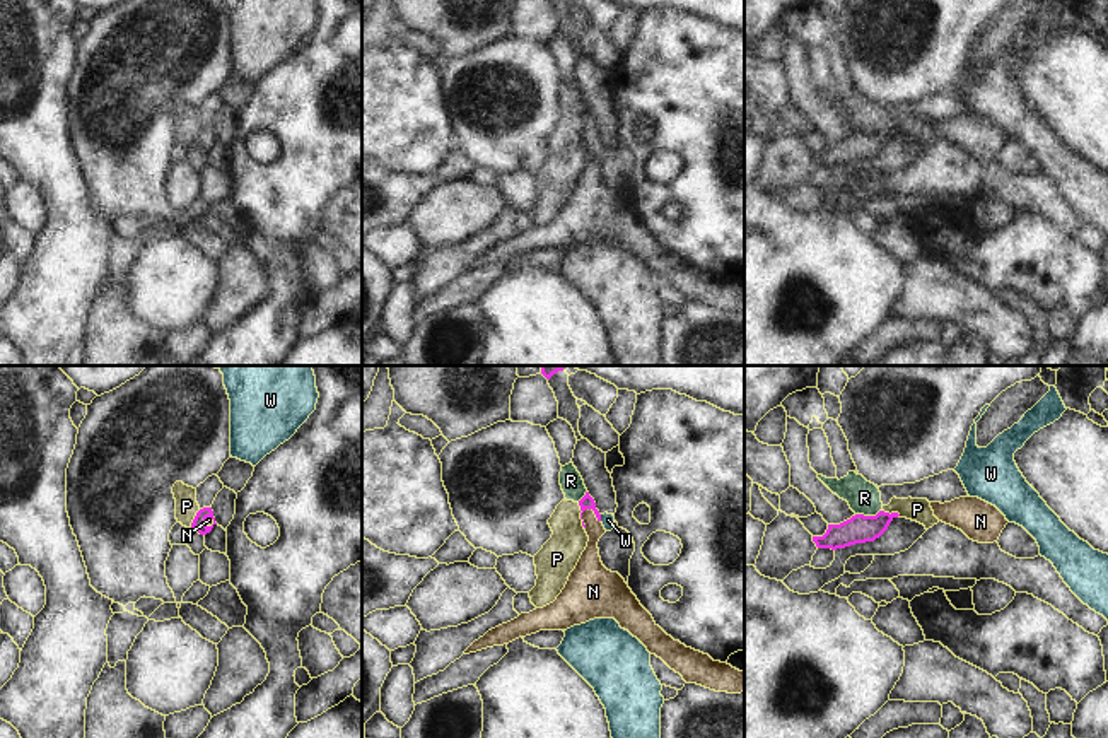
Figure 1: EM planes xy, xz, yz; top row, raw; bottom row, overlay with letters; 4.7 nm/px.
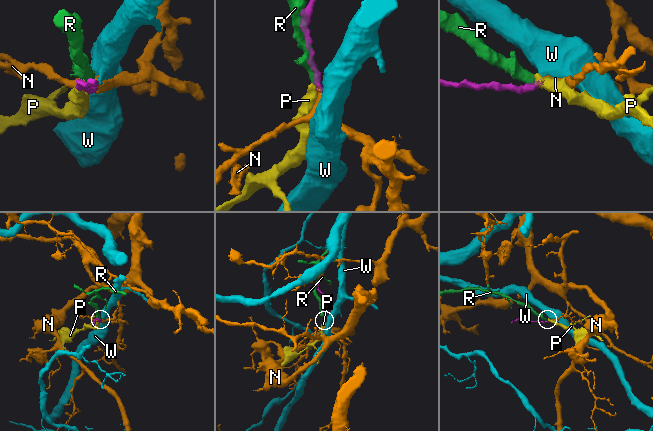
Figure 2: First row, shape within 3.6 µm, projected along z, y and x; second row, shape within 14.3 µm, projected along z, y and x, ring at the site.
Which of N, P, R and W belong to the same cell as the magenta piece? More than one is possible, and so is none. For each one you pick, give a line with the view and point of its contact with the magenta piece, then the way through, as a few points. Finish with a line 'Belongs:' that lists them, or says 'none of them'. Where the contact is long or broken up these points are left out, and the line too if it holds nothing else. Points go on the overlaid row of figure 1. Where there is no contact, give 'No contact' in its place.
N: Touches magenta at xz (581, 516). Path across: xz (586, 503), (581, 516), (593, 527), (589, 568)
Belongs: N.

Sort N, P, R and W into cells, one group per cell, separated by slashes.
N / P R / W

